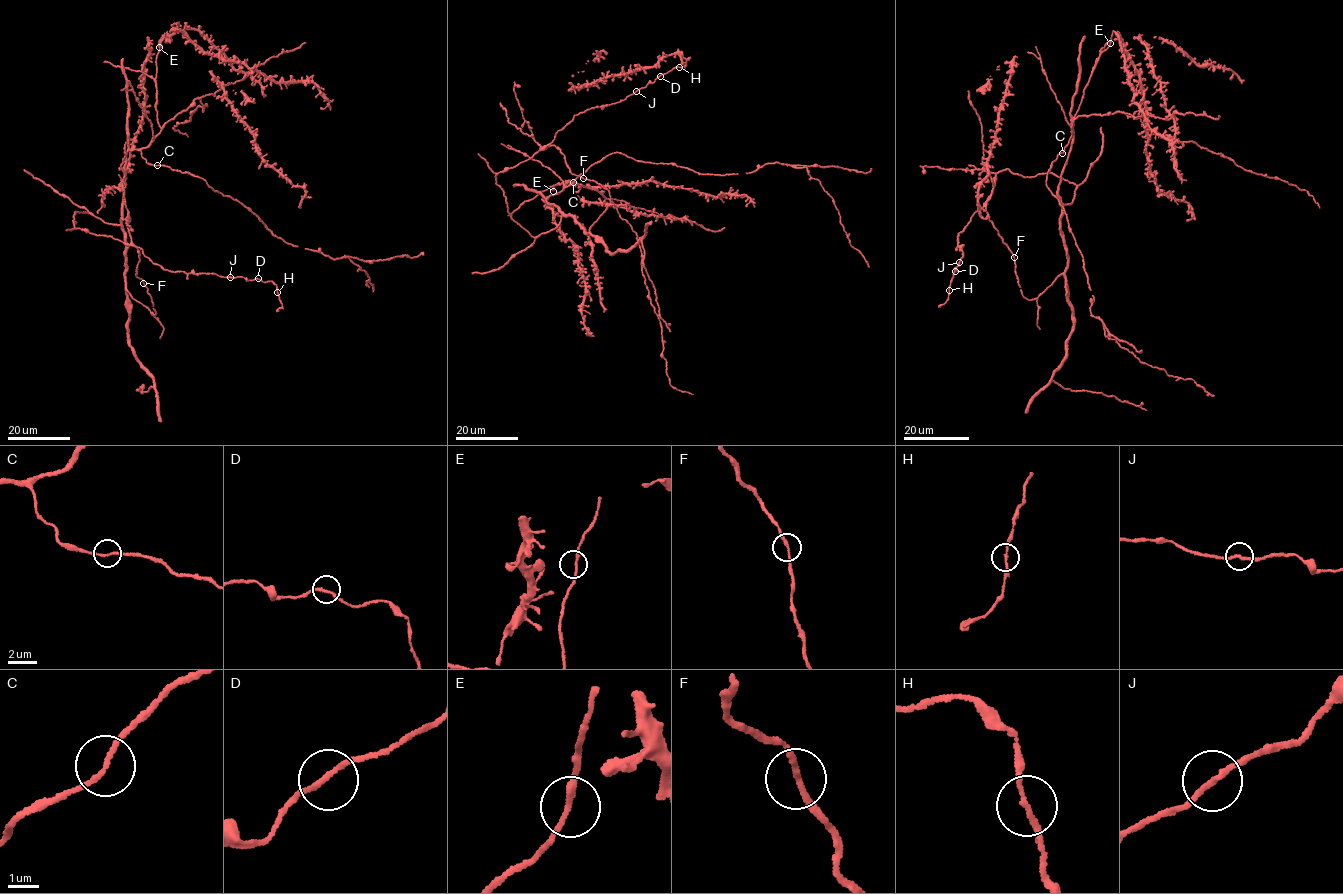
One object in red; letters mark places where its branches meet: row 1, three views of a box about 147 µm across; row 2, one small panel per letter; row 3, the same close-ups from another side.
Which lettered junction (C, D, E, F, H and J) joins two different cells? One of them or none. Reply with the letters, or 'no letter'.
no letter

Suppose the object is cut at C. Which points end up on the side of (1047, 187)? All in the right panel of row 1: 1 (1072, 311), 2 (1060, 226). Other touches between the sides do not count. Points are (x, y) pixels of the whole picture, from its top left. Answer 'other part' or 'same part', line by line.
1: other part
2: other part

